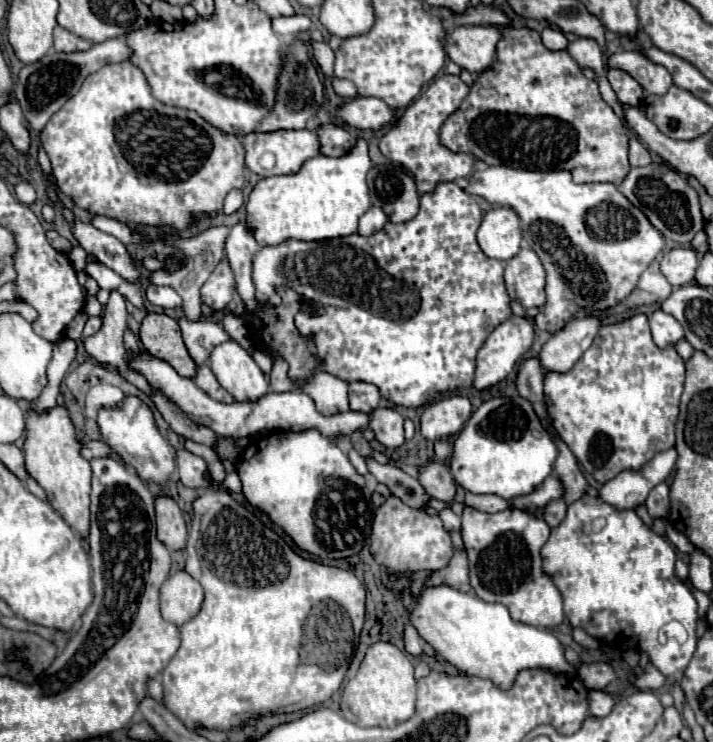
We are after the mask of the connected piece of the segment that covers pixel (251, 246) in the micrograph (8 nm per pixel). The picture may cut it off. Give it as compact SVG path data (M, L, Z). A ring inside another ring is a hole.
M243 222L235 224L231 228L231 234L227 238L225 256L229 260L229 266L235 276L235 288L245 304L245 314L253 314L257 310L255 304L255 286L251 280L251 258L261 248L261 244L255 242L251 232L245 228Z

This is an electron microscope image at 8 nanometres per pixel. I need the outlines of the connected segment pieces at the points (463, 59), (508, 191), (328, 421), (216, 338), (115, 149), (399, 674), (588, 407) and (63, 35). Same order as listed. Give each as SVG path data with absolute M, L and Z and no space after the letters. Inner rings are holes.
M457 26L443 36L447 56L471 74L487 70L495 62L495 44L499 30L495 26Z
M489 166L485 172L473 172L471 178L469 178L469 188L467 188L469 194L475 194L475 196L481 196L485 198L489 204L499 204L499 206L511 206L519 218L521 218L521 228L523 228L523 240L535 250L535 254L539 256L539 260L543 262L543 268L547 272L547 302L545 302L545 308L539 310L539 314L535 316L535 324L537 328L541 330L547 330L551 334L559 332L561 328L565 328L565 324L569 320L573 320L575 316L583 316L583 314L593 314L593 310L607 310L619 302L623 302L635 288L637 288L637 280L639 276L649 268L649 264L663 252L663 246L665 246L665 238L663 234L647 220L647 216L635 208L619 190L615 184L611 182L605 182L605 184L575 184L571 180L571 172L567 170L515 170L515 168L507 168L507 166Z
M143 352L139 358L129 356L129 364L131 368L135 368L137 372L141 372L149 384L153 384L155 388L159 388L171 402L175 402L195 424L207 426L211 428L215 434L219 436L231 436L231 438L245 438L245 436L253 436L261 430L285 430L285 432L303 432L303 430L319 430L323 436L327 438L347 438L357 430L365 430L371 422L371 414L365 412L355 412L355 410L347 410L347 412L337 412L331 416L323 416L321 412L317 412L313 400L301 392L301 390L291 390L291 392L269 392L265 396L261 396L257 402L233 402L233 404L223 404L213 400L211 396L207 396L203 390L199 390L195 386L195 382L191 378L183 378L179 376L167 362L153 358L151 354Z
M181 316L179 326L185 346L197 366L201 366L209 358L211 350L217 344L229 340L227 332L223 332L223 328L219 328L219 324L211 320L189 320L187 316Z
M129 60L107 64L99 72L87 76L81 90L71 96L71 100L67 100L67 104L43 128L43 148L51 160L59 190L69 196L75 206L125 224L143 224L183 232L197 224L203 214L219 214L227 192L233 188L243 188L245 184L245 150L239 138L211 126L197 112L171 108L155 100L143 72L139 72L139 68L135 68ZM117 122L127 122L127 128L145 128L143 134L149 134L149 148L141 154L143 168L135 168L117 144Z
M391 642L371 644L357 676L343 690L341 712L349 722L359 726L395 726L409 720L415 714L415 678L407 654Z
M645 314L629 320L601 326L591 348L577 360L571 372L545 376L545 402L553 426L561 440L575 454L579 466L599 484L615 478L615 466L623 470L641 470L655 454L675 446L675 424L679 416L679 398L685 382L685 362L675 348L657 348Z
M57 26L53 32L53 40L55 40L55 50L57 52L77 52L77 50L87 50L91 46L89 40L83 40L75 34L71 34L69 30Z

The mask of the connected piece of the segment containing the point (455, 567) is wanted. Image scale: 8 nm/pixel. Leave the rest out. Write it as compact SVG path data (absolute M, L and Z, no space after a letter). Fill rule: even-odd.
M455 552L451 558L451 564L439 572L433 572L431 578L425 584L447 584L451 588L457 588L461 592L469 592L469 568L467 568L467 554Z

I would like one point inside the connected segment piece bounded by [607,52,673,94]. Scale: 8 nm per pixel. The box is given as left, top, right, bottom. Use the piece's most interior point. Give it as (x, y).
(655, 79)

